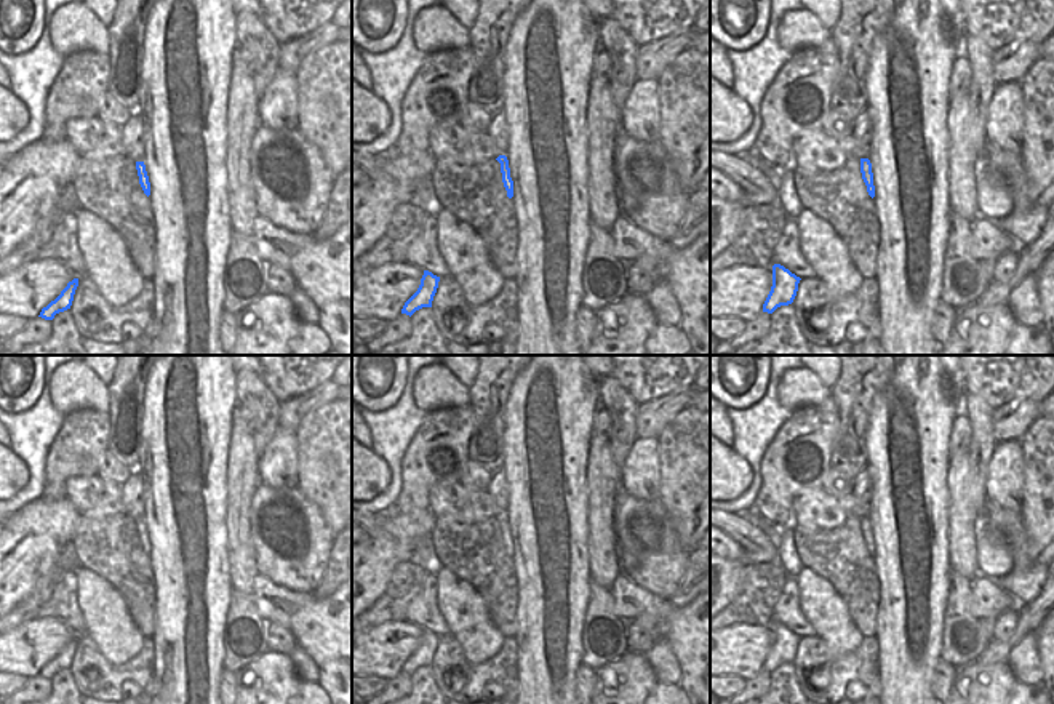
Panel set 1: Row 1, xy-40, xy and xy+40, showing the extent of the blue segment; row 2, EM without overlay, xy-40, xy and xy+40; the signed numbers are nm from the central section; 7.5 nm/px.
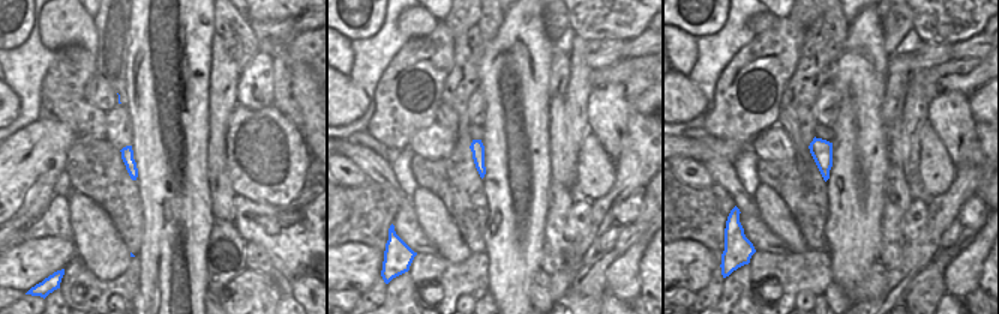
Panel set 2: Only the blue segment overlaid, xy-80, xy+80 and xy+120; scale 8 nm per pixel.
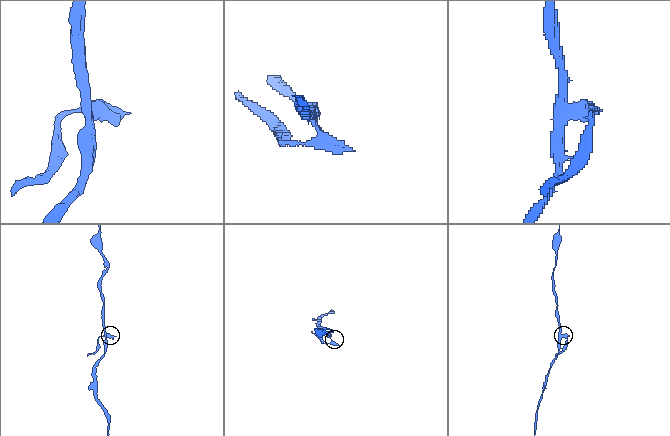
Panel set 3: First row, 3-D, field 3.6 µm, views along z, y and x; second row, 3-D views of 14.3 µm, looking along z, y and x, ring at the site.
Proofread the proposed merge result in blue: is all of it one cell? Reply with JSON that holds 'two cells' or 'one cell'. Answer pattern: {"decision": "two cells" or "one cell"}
{"decision": "two cells"}

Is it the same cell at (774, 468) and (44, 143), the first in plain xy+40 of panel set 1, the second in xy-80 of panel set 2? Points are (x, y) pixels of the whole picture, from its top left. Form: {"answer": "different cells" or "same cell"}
{"answer": "different cells"}

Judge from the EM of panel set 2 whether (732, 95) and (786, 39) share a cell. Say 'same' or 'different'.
same

